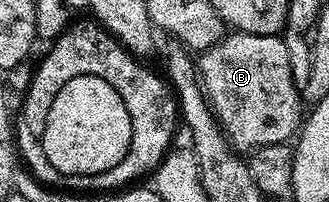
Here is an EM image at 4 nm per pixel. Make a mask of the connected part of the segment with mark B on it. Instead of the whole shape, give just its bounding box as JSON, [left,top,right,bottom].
[197,31,303,155]

